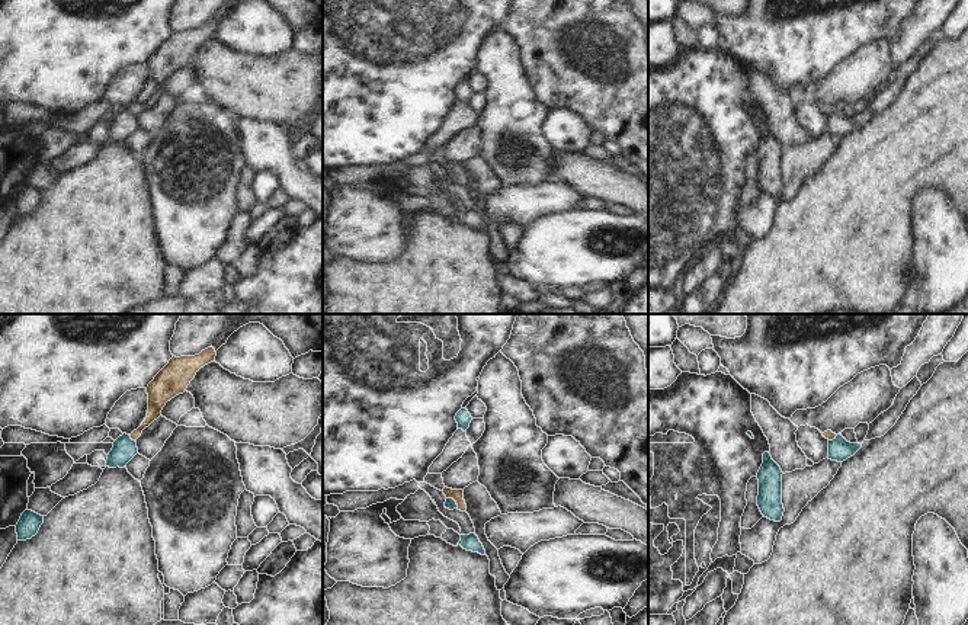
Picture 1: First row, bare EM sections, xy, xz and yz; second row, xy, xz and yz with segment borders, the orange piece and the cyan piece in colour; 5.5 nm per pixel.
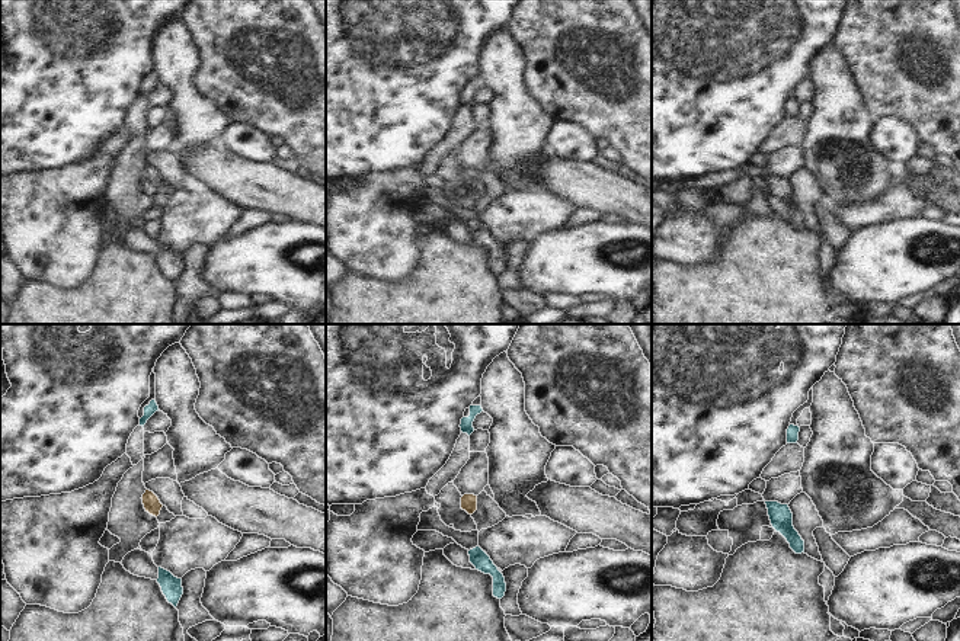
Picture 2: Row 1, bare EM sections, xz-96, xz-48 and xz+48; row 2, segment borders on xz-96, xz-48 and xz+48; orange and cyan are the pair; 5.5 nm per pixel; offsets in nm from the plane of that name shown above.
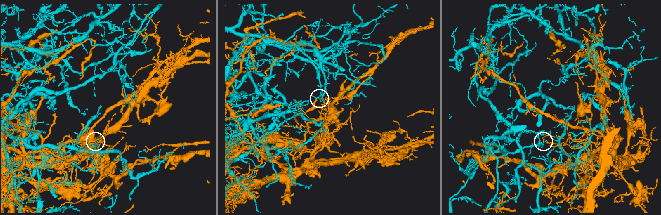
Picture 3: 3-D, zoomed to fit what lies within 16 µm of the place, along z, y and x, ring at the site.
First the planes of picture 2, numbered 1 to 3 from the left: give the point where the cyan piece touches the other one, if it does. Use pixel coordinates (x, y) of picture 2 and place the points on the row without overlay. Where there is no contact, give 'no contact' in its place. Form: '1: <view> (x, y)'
1: no contact
2: no contact
3: no contact

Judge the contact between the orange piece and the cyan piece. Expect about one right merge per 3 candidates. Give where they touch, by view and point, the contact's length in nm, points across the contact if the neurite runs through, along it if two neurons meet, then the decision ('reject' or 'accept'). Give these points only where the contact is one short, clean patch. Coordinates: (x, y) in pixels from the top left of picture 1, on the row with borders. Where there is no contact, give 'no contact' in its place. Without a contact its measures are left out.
meets orange in xy at (131, 438); contact 50 nm long; border along xy (128, 435), (134, 441); reject

